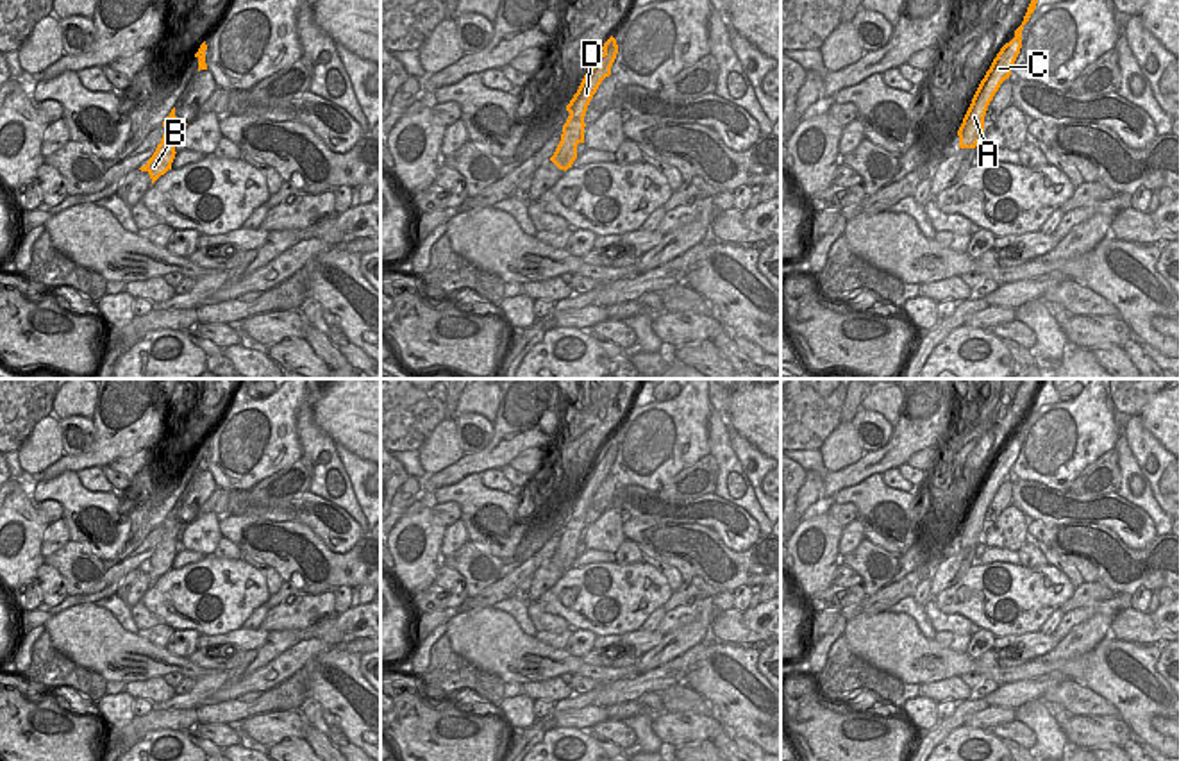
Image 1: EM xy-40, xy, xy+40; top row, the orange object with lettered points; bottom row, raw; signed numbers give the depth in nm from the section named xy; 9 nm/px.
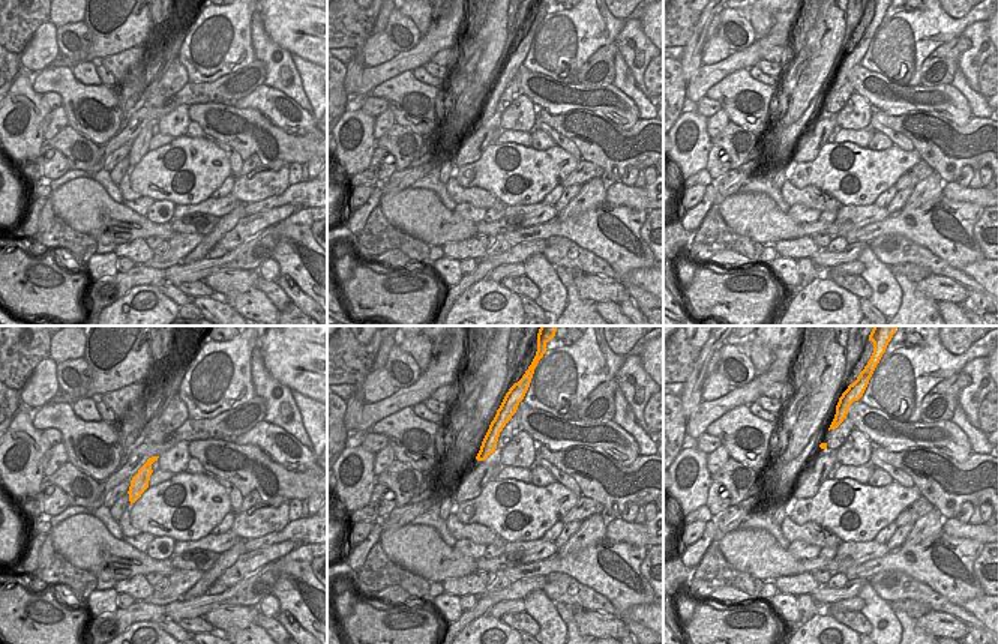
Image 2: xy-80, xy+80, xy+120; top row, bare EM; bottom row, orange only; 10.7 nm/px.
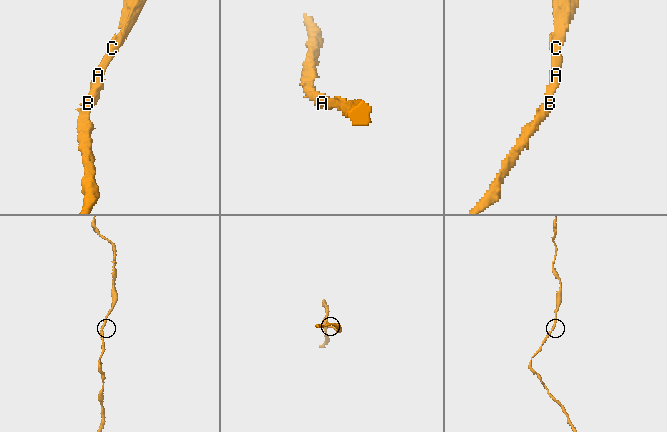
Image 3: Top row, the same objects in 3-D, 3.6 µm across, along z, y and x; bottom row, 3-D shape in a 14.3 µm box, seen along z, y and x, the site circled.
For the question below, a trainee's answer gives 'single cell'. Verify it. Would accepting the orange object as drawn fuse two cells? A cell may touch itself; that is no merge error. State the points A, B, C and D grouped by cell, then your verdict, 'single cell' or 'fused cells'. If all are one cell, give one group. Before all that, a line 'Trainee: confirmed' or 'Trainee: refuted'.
Trainee: confirmed
groups A B C D; single cell

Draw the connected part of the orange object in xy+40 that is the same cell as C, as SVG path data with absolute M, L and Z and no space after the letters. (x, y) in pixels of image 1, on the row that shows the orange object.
M1031 0L1022 25L1015 30L1015 38L1000 48L1000 52L993 59L990 70L986 71L984 79L981 80L981 84L972 98L972 104L963 118L963 123L957 130L959 148L975 148L979 143L984 143L984 116L986 116L988 105L993 100L995 93L999 91L1000 84L1006 79L1009 79L1009 75L1011 75L1011 68L1013 68L1013 64L1020 54L1020 48L1022 48L1024 25L1029 21L1031 14L1034 13L1036 4L1038 4L1038 0Z

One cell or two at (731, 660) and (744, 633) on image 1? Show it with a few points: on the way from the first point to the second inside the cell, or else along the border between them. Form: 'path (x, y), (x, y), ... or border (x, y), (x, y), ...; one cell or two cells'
border (717, 640), (754, 645); two cells

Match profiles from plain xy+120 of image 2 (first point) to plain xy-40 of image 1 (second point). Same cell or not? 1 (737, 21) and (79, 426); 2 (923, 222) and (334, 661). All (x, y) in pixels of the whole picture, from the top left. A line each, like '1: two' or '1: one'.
1: one
2: one

